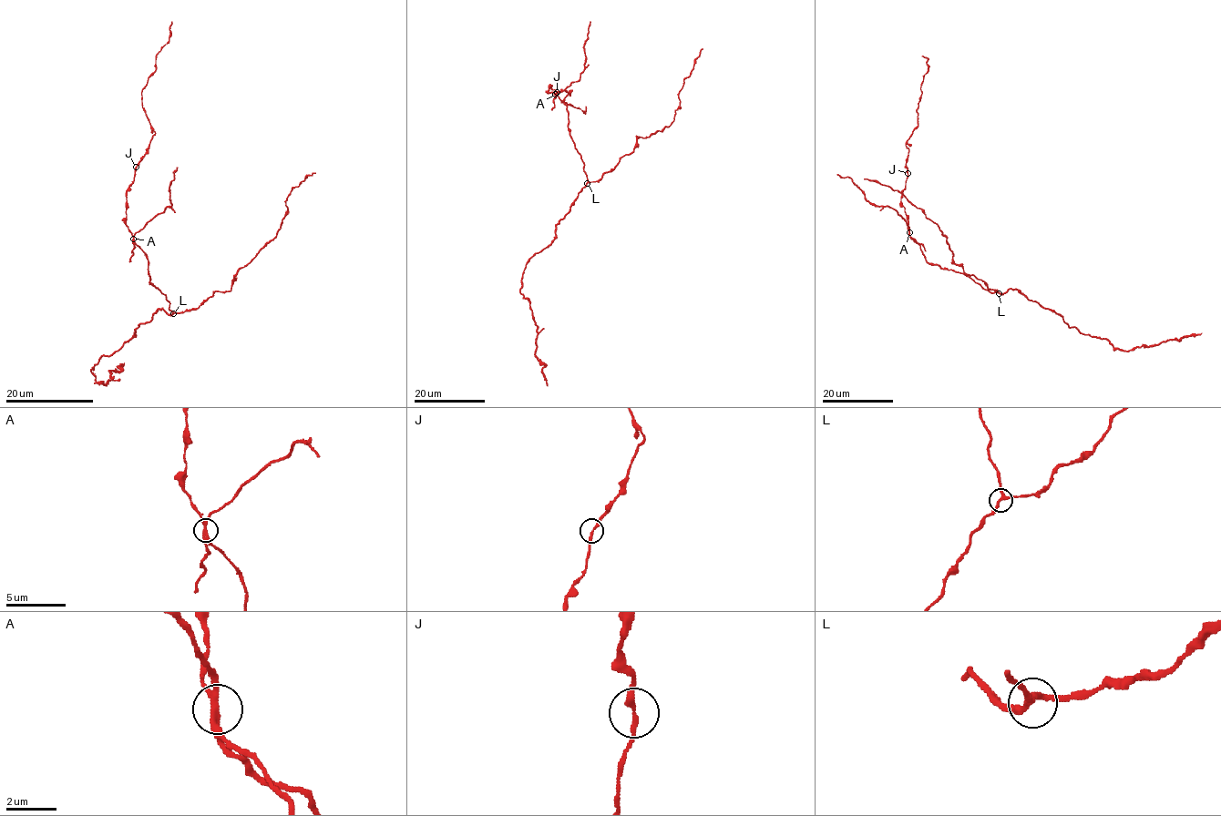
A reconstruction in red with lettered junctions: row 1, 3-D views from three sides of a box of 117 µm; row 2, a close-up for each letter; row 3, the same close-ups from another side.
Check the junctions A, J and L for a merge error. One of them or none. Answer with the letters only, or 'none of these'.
A

